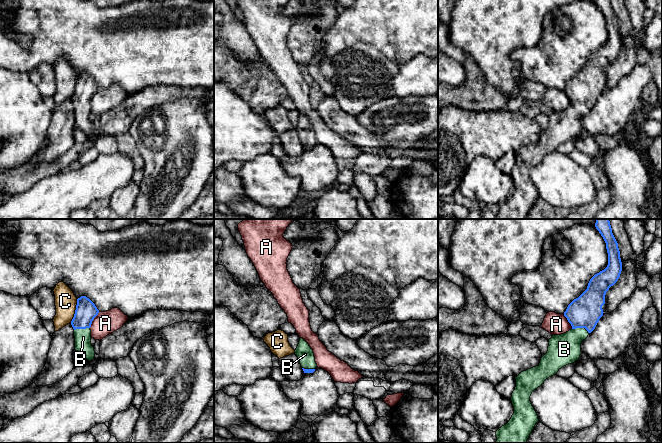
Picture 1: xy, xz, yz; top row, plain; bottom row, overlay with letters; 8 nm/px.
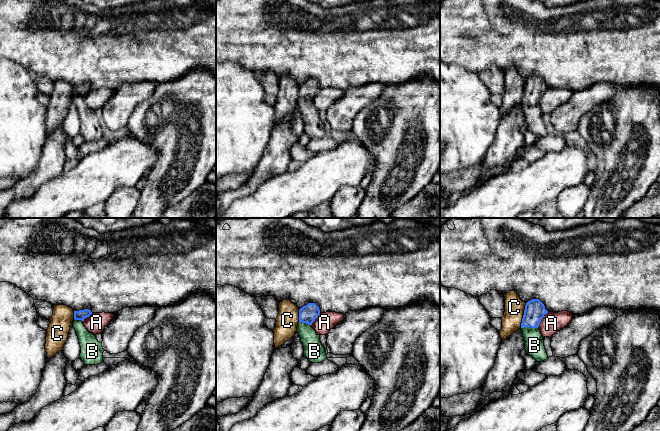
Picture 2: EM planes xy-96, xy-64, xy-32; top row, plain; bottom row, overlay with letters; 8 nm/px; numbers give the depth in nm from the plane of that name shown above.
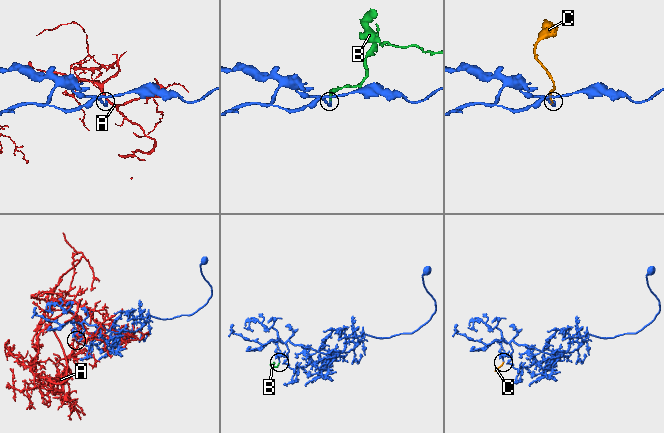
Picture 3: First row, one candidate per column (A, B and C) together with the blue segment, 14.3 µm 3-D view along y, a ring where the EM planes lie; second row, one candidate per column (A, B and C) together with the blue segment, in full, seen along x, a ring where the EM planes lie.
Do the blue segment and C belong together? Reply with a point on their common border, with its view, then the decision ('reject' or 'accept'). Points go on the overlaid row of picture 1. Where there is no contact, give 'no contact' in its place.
xy (75, 311) | reject

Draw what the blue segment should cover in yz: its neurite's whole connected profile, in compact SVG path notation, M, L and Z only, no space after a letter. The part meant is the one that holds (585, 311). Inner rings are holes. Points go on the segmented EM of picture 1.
M596 219L595 227L606 243L608 265L590 279L587 289L564 312L572 329L561 335L553 335L549 339L548 351L539 365L515 377L516 387L511 397L514 414L506 425L496 431L496 443L527 442L539 421L530 401L532 392L546 379L556 375L562 367L579 359L582 341L595 329L603 316L602 306L605 304L606 292L618 281L622 262L609 219Z

